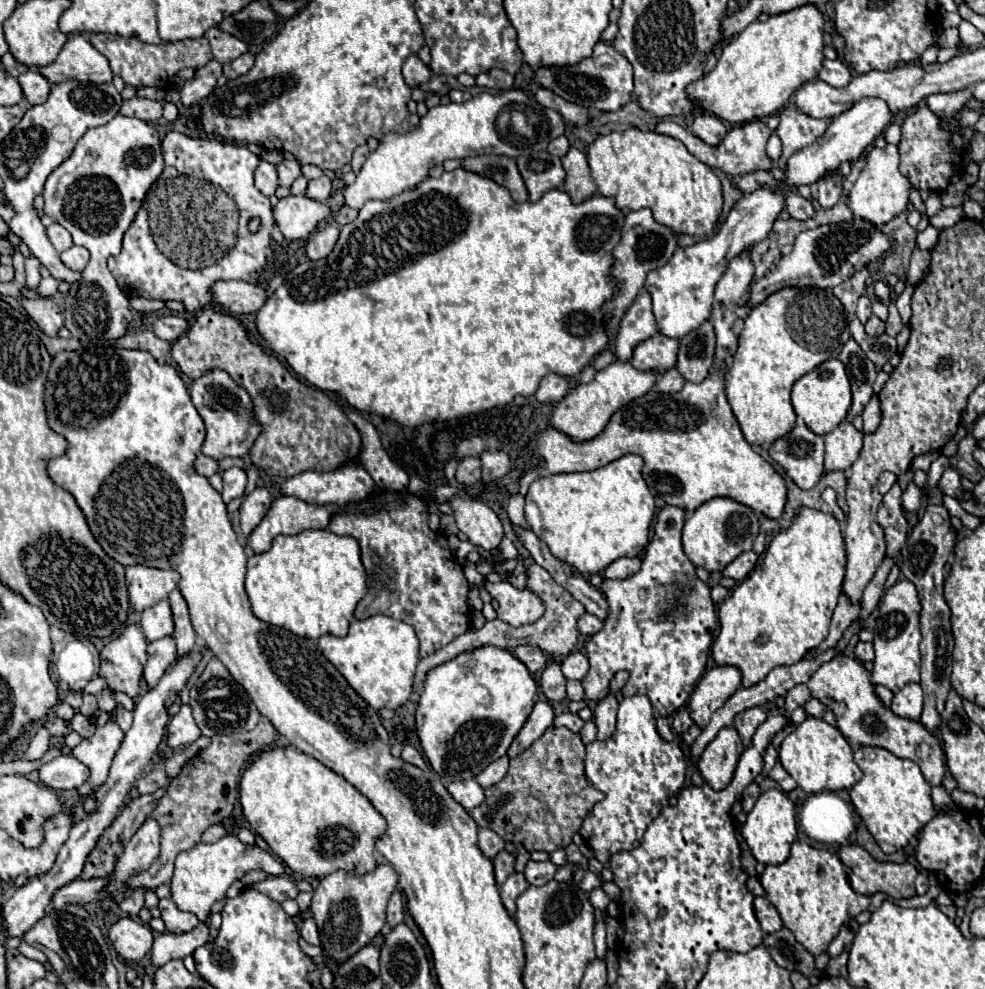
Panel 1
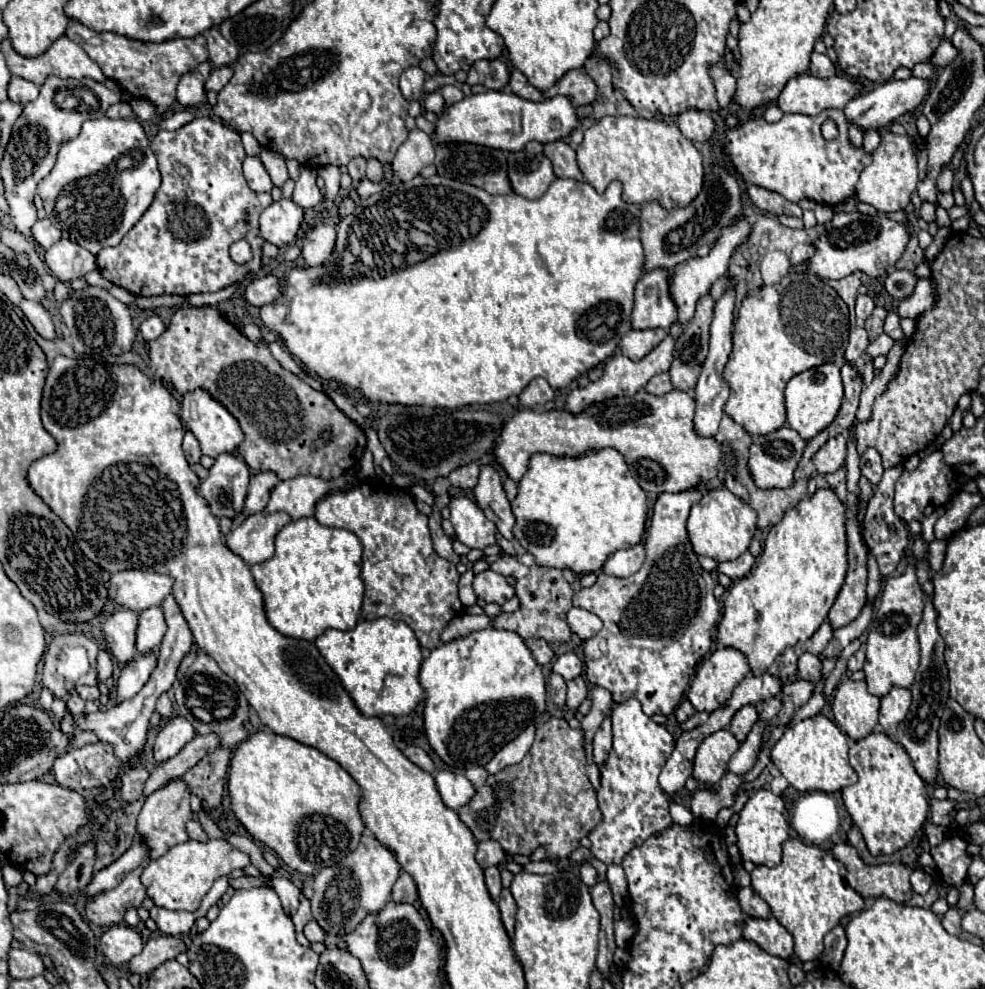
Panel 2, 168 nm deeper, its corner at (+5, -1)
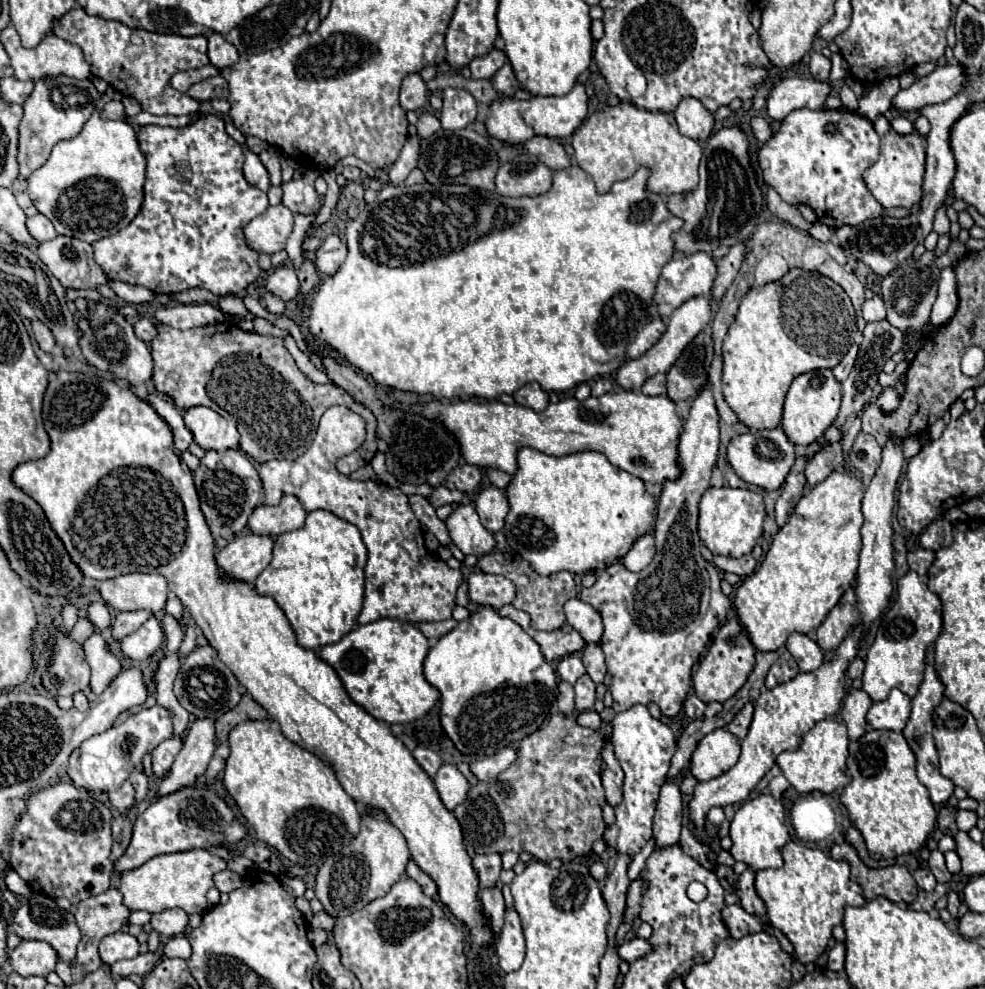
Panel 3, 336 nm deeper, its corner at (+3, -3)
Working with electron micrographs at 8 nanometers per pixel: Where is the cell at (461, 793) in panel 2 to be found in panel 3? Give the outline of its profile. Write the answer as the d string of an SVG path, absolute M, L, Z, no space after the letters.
M443 764L435 776L437 792L447 810L455 810L459 804L465 802L469 792L469 782L465 776L451 764Z

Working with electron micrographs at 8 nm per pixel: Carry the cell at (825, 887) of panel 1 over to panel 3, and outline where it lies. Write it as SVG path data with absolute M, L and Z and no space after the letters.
M791 840L783 848L783 862L785 864L779 870L771 870L771 868L757 870L755 872L755 890L767 906L767 918L769 918L771 926L779 928L791 940L791 944L795 948L795 958L801 964L809 964L825 952L833 926L843 922L843 910L847 906L863 906L865 898L863 898L861 886L851 882L851 878L849 878L849 864L843 860L833 860L833 858L825 856L819 848L807 848L805 844Z

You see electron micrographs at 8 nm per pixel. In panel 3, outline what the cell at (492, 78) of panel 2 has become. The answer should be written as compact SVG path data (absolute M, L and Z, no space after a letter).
M491 50L487 56L475 58L469 64L471 78L473 80L491 80L495 76L495 72L503 66L503 62L505 62L505 54L501 50Z

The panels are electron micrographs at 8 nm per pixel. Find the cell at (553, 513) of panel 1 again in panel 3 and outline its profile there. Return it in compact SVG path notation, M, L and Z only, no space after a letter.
M521 448L517 464L519 470L507 486L511 510L505 518L505 538L509 546L541 576L551 576L561 570L581 576L589 570L605 570L609 564L621 560L633 542L645 536L655 522L657 506L653 496L645 492L643 482L637 476L613 466L601 452L547 456L533 448Z

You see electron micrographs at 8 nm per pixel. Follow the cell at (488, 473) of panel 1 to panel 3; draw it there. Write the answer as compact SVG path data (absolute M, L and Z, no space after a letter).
M497 486L485 488L477 496L475 506L477 506L477 514L483 522L483 526L489 532L499 532L505 526L505 516L509 512L509 502L507 502L505 490L499 490Z

